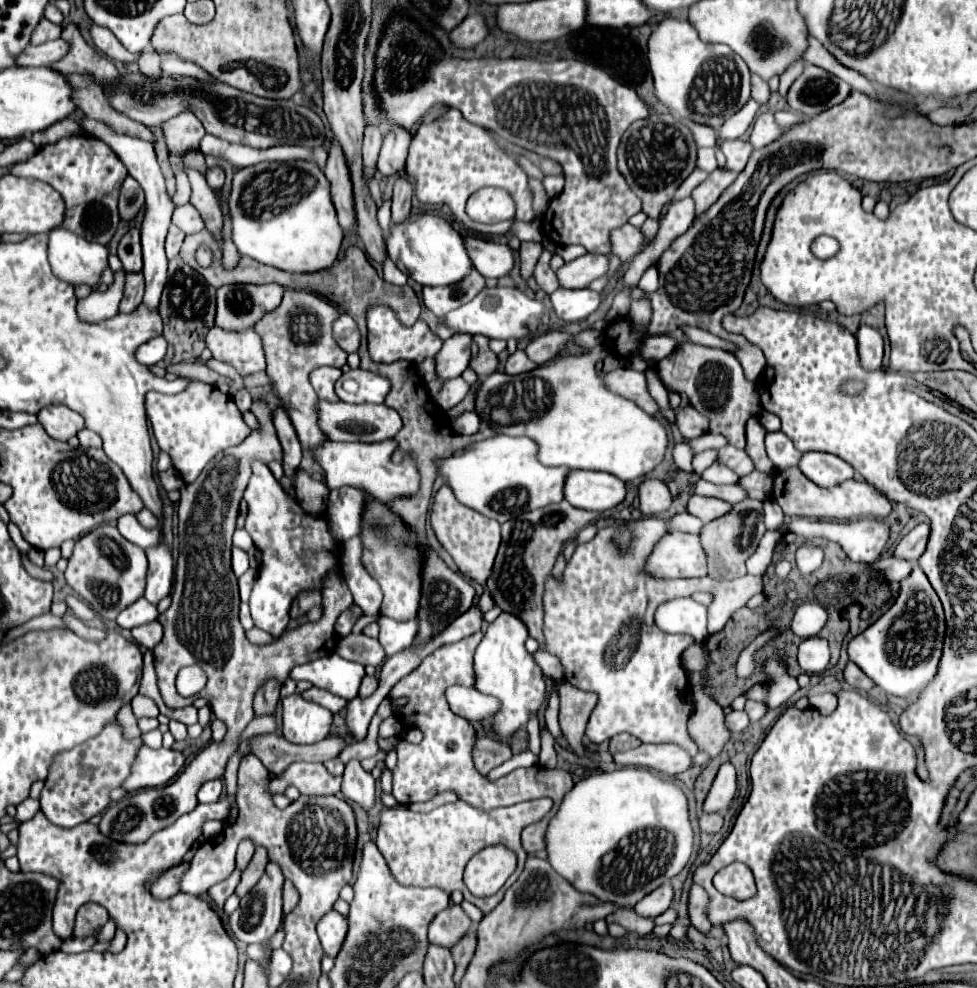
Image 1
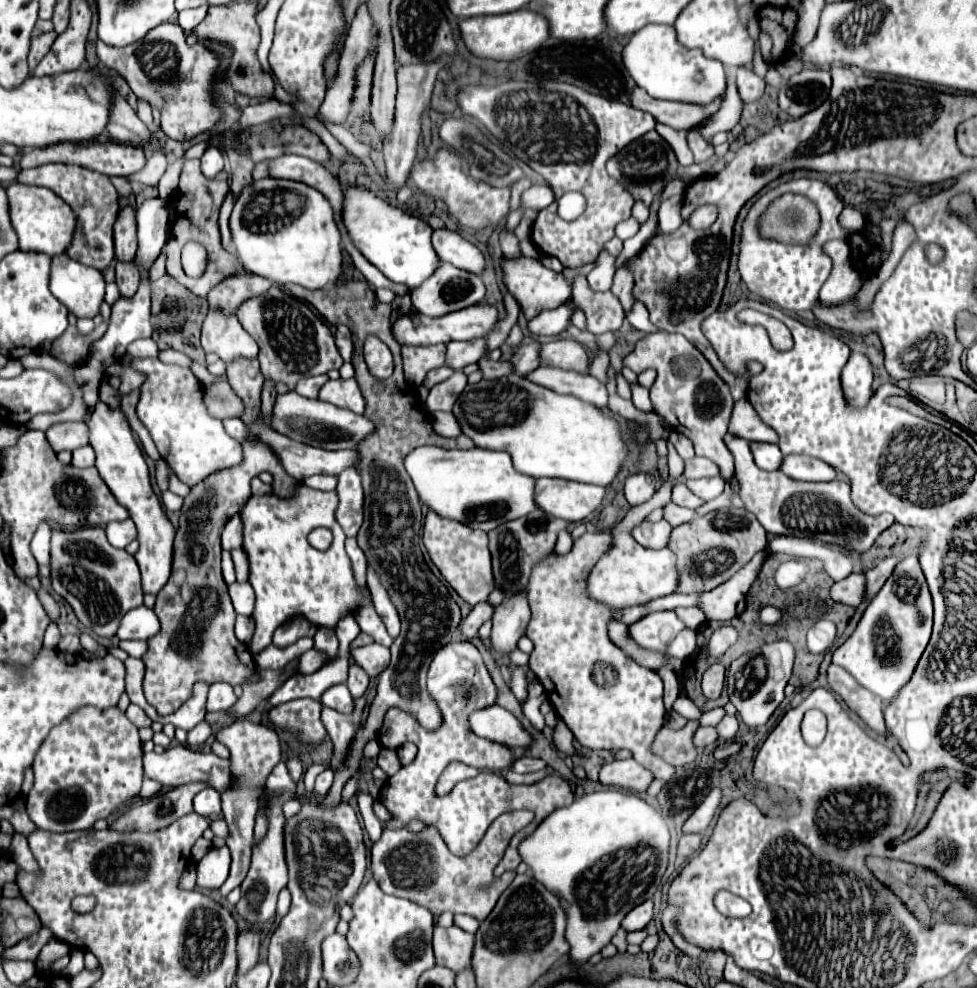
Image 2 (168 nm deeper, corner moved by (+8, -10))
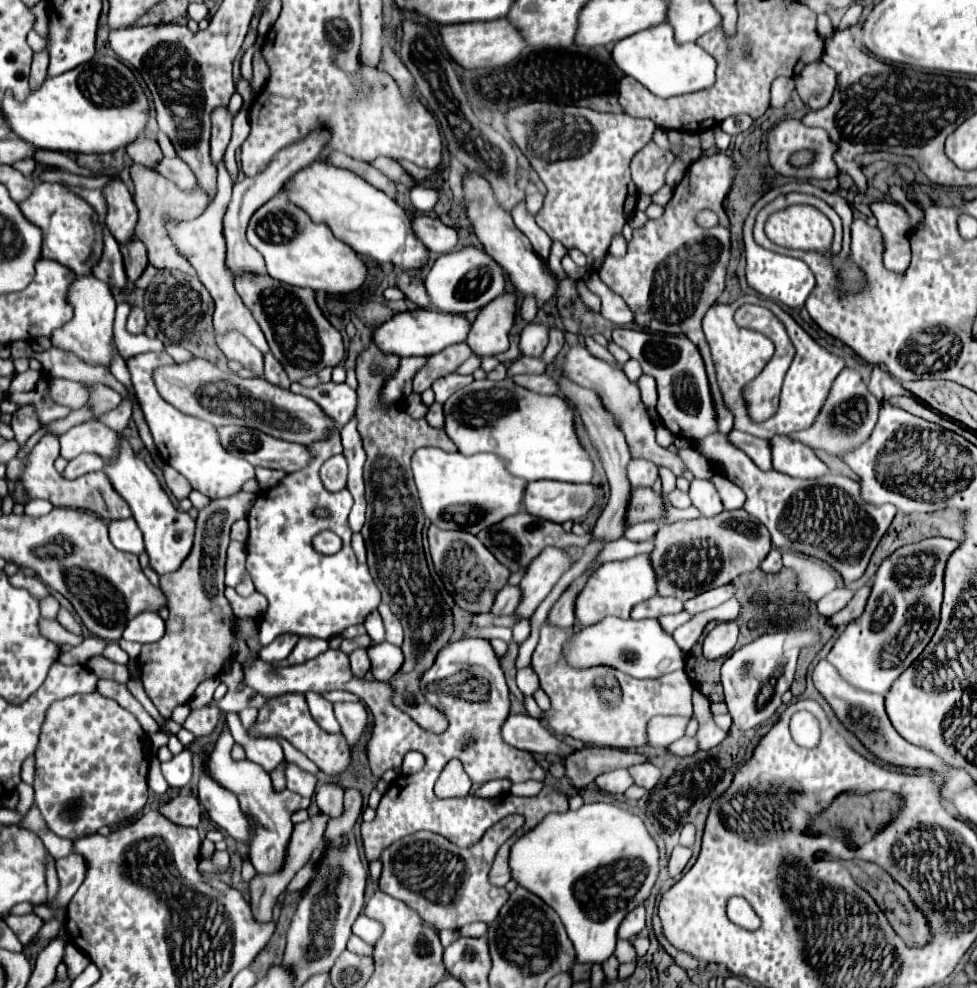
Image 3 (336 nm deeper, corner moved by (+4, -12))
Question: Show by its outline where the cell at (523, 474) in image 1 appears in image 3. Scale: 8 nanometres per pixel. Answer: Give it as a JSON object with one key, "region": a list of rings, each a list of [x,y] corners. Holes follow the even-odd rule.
{"region":[[[419,448],[411,458],[413,480],[421,500],[421,508],[431,524],[441,530],[467,530],[477,534],[483,528],[521,512],[523,478],[511,476],[505,468],[505,462],[491,454],[473,454],[463,456],[459,452],[443,452],[439,448]]]}

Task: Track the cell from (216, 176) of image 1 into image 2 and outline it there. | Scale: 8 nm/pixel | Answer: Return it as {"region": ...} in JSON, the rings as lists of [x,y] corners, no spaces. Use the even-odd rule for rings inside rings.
{"region":[[[209,146],[207,150],[205,150],[205,154],[203,154],[203,158],[201,158],[201,172],[203,172],[203,176],[205,178],[215,178],[221,170],[223,170],[223,154],[221,154],[221,150],[219,148],[215,148],[215,146]]]}

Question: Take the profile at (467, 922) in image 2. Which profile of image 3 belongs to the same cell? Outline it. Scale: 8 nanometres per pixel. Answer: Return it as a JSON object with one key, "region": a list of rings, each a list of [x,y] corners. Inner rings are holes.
{"region":[[[473,922],[473,924],[461,928],[461,936],[479,938],[479,936],[485,936],[485,934],[487,934],[487,924],[483,924],[483,922]]]}

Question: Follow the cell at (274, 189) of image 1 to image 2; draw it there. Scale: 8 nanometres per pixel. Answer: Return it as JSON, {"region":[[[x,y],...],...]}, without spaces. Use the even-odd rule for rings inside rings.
{"region":[[[281,178],[249,182],[235,202],[229,226],[237,258],[253,274],[311,290],[335,282],[341,274],[341,238],[333,208],[319,190],[303,182]]]}

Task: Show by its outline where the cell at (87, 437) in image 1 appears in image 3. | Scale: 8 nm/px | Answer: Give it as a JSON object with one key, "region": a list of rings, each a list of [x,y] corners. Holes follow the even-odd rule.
{"region":[[[83,454],[83,456],[77,456],[75,460],[71,460],[67,464],[67,468],[61,472],[61,476],[67,480],[75,480],[75,478],[95,472],[95,470],[103,470],[103,458],[93,456],[93,454]]]}

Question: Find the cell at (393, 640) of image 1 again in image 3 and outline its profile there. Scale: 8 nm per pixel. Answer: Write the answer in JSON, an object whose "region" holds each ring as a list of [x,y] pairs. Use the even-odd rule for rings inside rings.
{"region":[[[371,612],[371,616],[367,616],[365,628],[367,628],[367,634],[371,636],[371,640],[375,644],[379,644],[379,642],[385,640],[385,630],[383,630],[383,622],[381,622],[379,612]]]}

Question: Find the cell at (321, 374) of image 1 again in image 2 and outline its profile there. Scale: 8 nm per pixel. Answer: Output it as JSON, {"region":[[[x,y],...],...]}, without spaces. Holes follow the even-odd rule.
{"region":[[[327,376],[303,378],[303,380],[299,380],[299,384],[297,384],[297,392],[299,392],[301,396],[305,396],[305,398],[317,398],[321,386],[323,386],[327,380],[329,380]]]}

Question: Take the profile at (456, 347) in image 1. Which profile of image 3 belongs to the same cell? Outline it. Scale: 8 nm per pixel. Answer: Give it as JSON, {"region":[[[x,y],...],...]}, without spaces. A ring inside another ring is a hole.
{"region":[[[505,292],[493,302],[483,306],[477,314],[477,320],[471,326],[467,344],[479,356],[495,356],[509,348],[509,330],[513,328],[515,316],[519,312],[517,294]]]}

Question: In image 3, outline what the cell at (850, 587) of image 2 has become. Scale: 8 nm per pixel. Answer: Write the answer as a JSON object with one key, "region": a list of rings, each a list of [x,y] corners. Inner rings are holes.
{"region":[[[839,586],[835,588],[833,592],[829,592],[827,596],[823,596],[819,602],[817,602],[817,612],[825,618],[833,616],[835,612],[839,612],[841,608],[847,606],[847,602],[853,598],[853,592],[847,588],[847,586]]]}

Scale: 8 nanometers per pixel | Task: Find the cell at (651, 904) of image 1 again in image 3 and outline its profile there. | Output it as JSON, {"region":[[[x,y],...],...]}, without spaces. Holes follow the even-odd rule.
{"region":[[[637,906],[633,912],[629,912],[629,914],[623,918],[617,936],[619,936],[621,940],[631,940],[631,938],[637,936],[643,928],[645,928],[645,906]]]}

